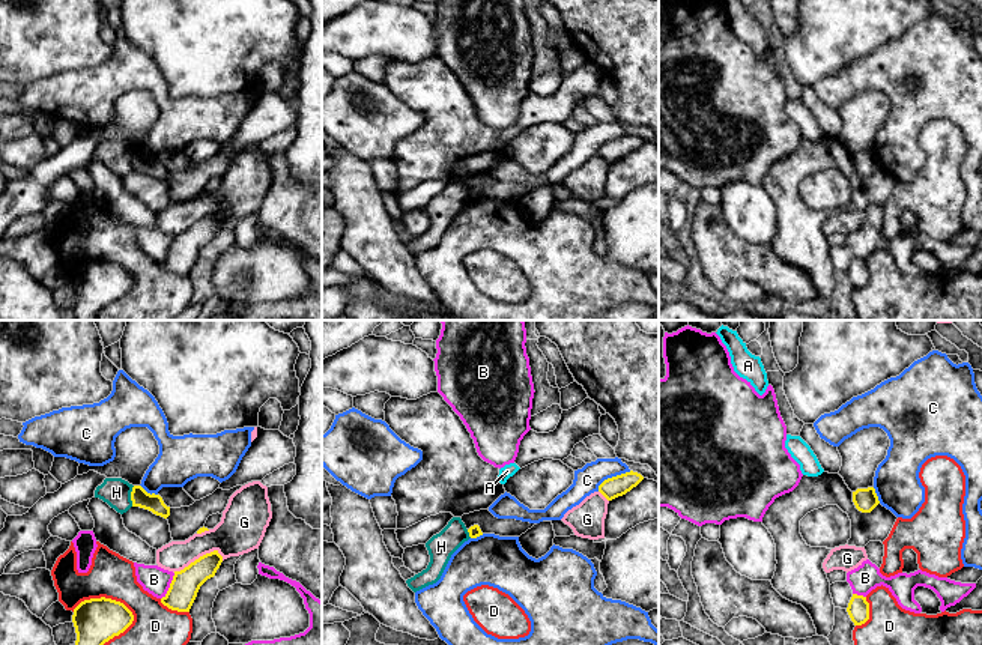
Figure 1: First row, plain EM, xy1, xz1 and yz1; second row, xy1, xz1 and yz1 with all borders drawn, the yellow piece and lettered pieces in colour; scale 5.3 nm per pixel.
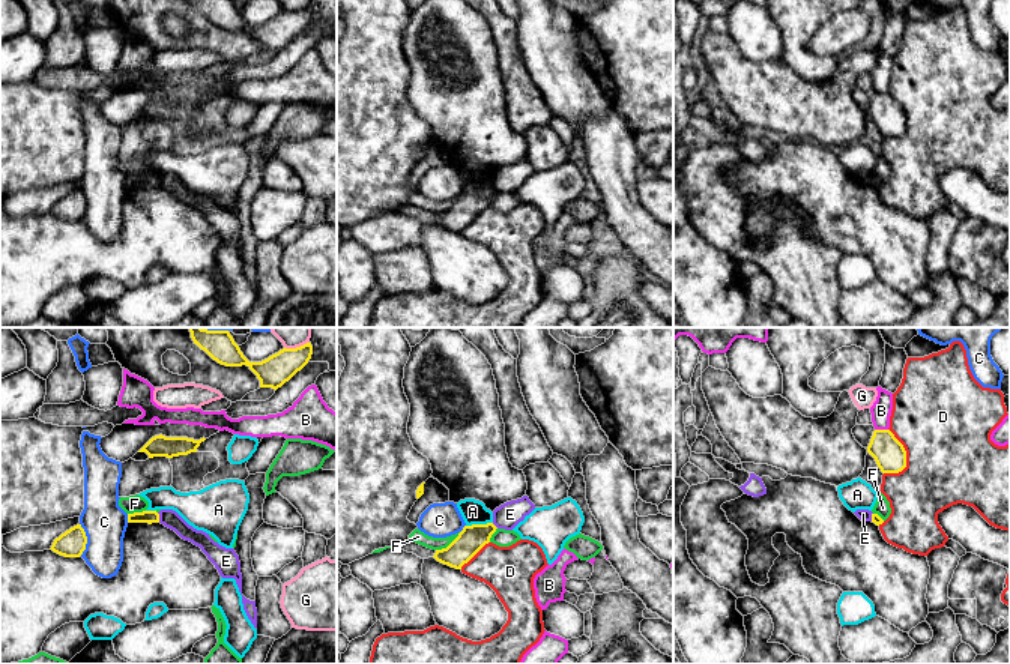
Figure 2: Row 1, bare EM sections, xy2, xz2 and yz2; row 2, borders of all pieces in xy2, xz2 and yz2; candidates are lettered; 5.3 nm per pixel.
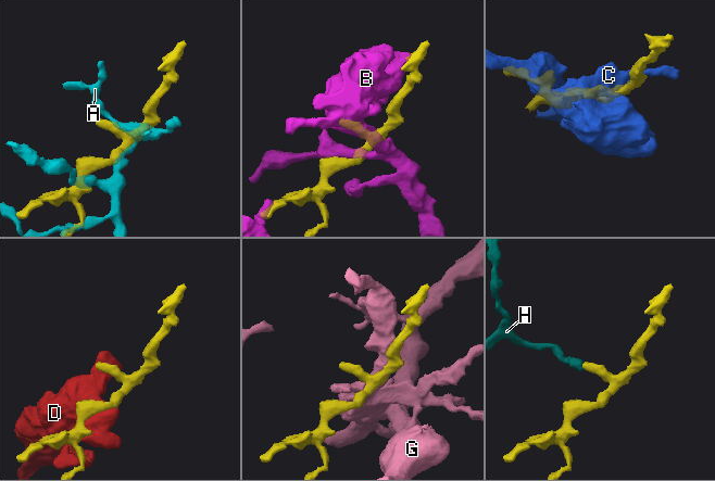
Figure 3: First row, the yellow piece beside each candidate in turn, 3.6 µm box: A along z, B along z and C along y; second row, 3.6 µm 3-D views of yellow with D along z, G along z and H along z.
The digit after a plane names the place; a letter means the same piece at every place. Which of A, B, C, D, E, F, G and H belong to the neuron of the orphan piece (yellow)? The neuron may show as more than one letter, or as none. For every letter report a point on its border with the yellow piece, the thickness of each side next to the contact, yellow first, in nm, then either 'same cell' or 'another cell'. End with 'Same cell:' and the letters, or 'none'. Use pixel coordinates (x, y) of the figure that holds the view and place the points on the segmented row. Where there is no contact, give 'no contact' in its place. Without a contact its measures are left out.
A: contact xz2 (478, 525); calibres 150 and 130 nm; another cell
B: contact xy1 (170, 587); calibres 150 and 150 nm; another cell
C: contact xz1 (612, 477); calibres 110 and 140 nm; another cell
D: contact xy1 (104, 597); calibres 240 and 240 nm; another cell
E: contact xy2 (158, 517); calibres 70 and 100 nm; another cell
F: contact xz2 (450, 544); calibres 150 and 70 nm; another cell
G: contact xy1 (199, 558); calibres 150 and 240 nm; another cell
H: contact xy1 (131, 496); calibres 100 and 160 nm; same cell
Same cell: H

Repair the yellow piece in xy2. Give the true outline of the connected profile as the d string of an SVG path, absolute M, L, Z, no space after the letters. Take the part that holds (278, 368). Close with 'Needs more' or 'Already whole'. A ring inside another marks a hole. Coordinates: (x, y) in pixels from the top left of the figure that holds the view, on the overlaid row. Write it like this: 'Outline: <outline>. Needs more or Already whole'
Outline: M189 327L191 338L213 361L225 367L246 365L260 380L260 388L278 389L301 371L313 355L311 343L296 349L283 349L262 362L249 362L228 330Z. Already whole

